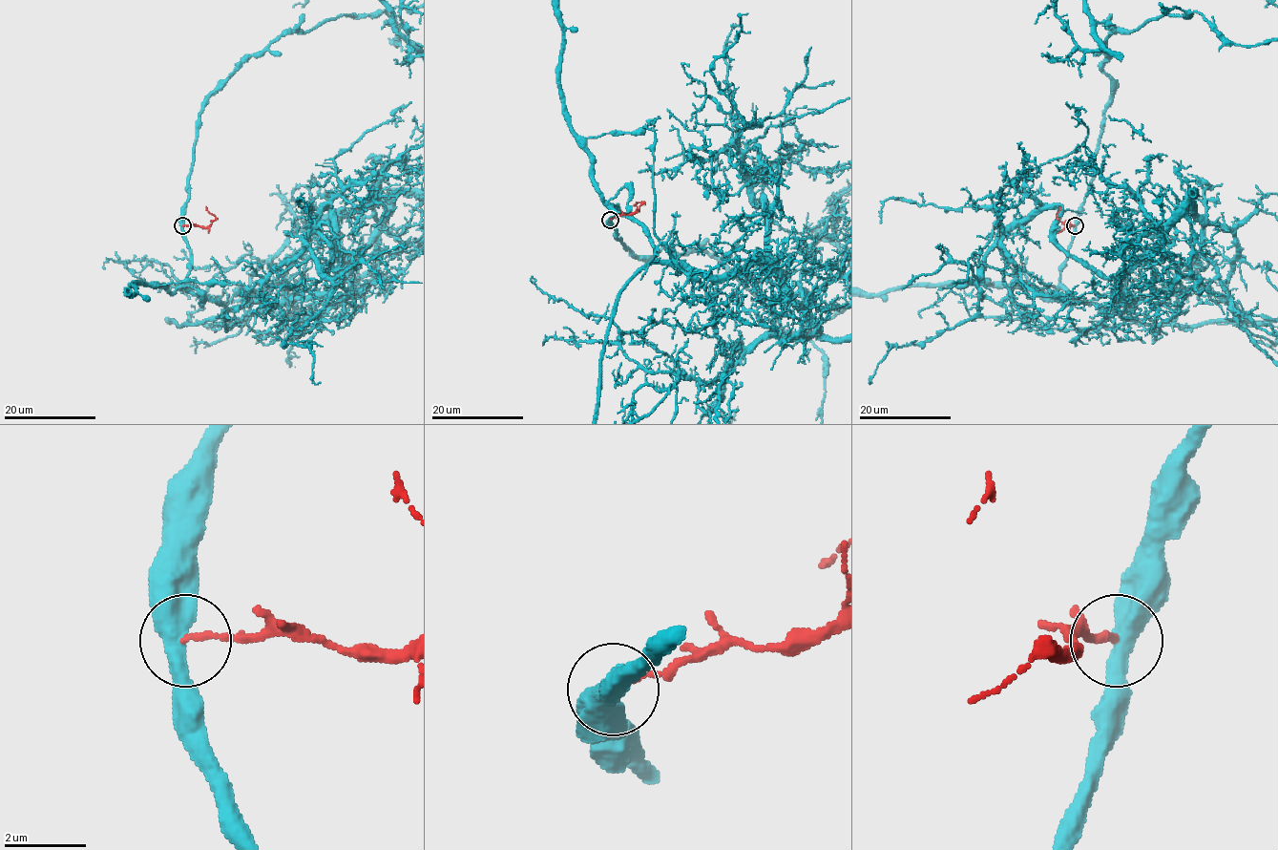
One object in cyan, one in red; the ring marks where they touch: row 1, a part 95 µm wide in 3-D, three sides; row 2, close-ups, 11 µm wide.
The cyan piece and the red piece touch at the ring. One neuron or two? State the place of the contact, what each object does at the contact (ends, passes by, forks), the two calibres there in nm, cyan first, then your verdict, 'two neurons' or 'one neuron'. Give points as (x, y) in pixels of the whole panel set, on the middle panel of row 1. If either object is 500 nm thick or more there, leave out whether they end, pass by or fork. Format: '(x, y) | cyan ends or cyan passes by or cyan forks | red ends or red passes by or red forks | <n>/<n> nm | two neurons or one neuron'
(610, 220) | cyan passes by | red ends | 480/130 nm | two neurons

